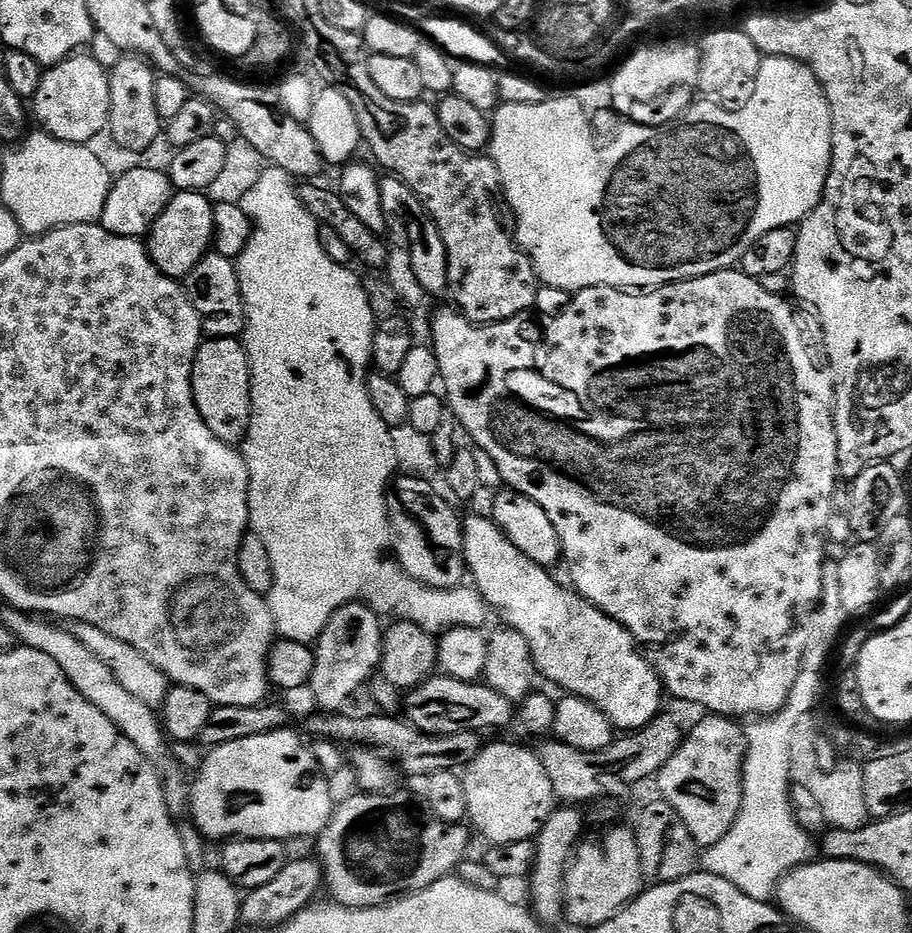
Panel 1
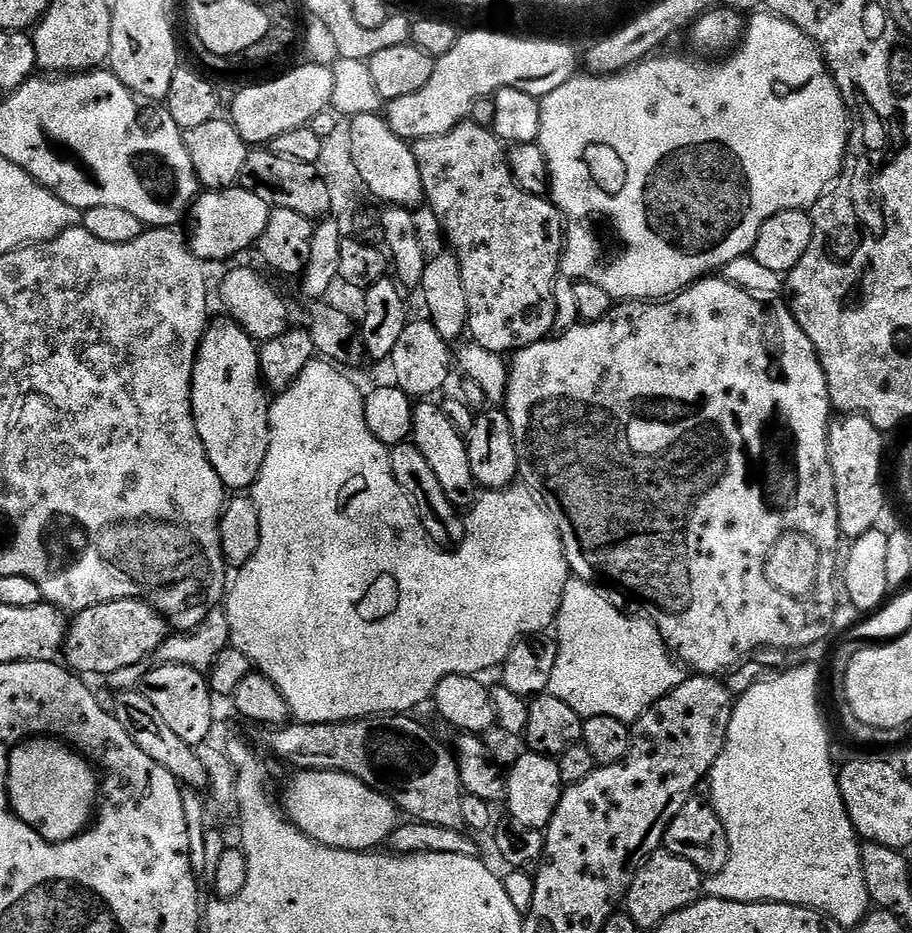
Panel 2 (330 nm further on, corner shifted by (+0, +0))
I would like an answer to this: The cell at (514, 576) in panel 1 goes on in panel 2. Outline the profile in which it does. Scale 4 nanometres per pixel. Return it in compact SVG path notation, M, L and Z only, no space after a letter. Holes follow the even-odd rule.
M420 402L412 410L411 443L426 458L430 470L434 470L434 478L438 478L438 486L446 494L446 498L457 510L464 510L473 503L478 492L478 485L470 470L470 458L465 437L453 427L444 412L432 402Z

